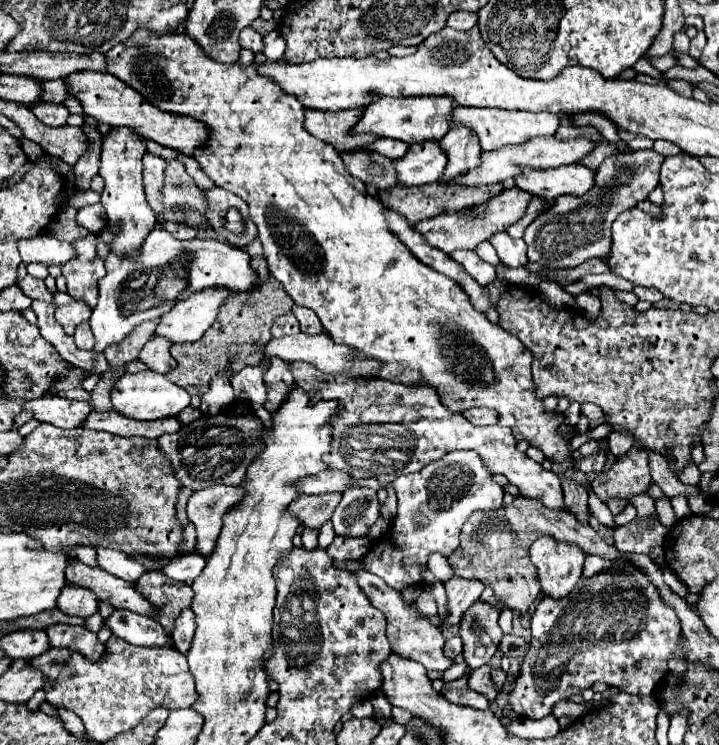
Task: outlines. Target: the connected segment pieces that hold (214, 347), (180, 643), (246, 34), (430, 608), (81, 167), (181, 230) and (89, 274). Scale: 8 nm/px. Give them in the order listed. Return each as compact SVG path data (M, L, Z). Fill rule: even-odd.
M274 279L266 281L262 289L254 293L254 297L242 297L242 293L240 295L232 293L222 303L216 321L202 335L202 339L188 345L170 347L170 353L178 361L178 367L170 371L166 377L190 393L190 391L202 391L204 387L198 389L198 383L206 379L214 379L218 373L222 373L222 369L226 369L226 361L230 361L232 355L236 357L236 361L234 361L234 369L230 369L230 377L234 377L246 365L262 365L266 357L262 357L260 353L254 353L254 345L250 345L250 341L268 341L274 319L290 313L292 307L294 307L294 301L290 301L290 295Z
M186 609L182 611L182 617L178 617L176 621L176 627L174 627L174 647L180 651L180 653L188 653L190 645L192 645L192 637L194 637L194 613L192 609Z
M252 27L242 29L242 33L240 33L240 45L242 45L244 49L254 51L254 53L262 53L262 49L264 49L262 35L260 35L260 33L256 33Z
M422 593L414 605L418 607L420 613L424 613L428 617L432 617L432 615L438 613L438 605L436 605L436 601L434 601L434 597L430 593Z
M86 127L84 129L90 133L90 153L86 153L78 165L72 167L72 175L76 177L76 187L80 191L88 191L90 189L90 181L92 177L98 173L98 157L100 157L100 141L102 141L102 135L94 129L94 127Z
M162 223L162 227L178 239L194 239L198 235L196 227L190 227L190 225L184 225L184 223Z
M86 235L72 243L74 259L62 265L62 275L66 277L68 289L66 293L84 301L90 309L96 305L98 297L98 281L106 275L104 261L96 253L96 235Z

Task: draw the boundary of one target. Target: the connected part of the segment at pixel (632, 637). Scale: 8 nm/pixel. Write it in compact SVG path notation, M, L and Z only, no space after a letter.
M588 555L578 585L560 599L542 597L530 621L532 641L530 649L514 679L514 691L510 691L510 709L526 719L542 719L552 713L558 701L590 689L602 681L610 687L630 695L652 695L658 683L668 673L668 655L678 641L680 621L674 609L666 605L658 593L658 587L630 561L608 561L596 555Z

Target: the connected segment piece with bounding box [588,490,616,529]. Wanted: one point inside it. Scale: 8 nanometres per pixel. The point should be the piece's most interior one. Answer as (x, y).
(599, 509)

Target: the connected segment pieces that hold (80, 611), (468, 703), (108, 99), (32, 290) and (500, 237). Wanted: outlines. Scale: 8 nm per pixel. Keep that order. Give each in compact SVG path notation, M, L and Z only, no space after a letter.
M64 585L62 593L58 595L56 601L58 609L66 615L80 615L80 617L90 617L92 613L98 611L98 599L94 591L82 589L80 585Z
M464 687L464 689L448 689L444 693L444 697L450 703L456 705L464 705L464 707L474 707L474 709L486 709L486 697L482 697L480 693L474 693L472 689Z
M78 71L64 77L66 89L72 97L76 97L84 109L86 115L96 117L98 121L112 125L112 127L130 127L136 133L142 133L142 137L152 139L164 147L176 149L184 155L194 153L198 145L206 139L206 129L198 125L198 121L190 121L188 117L174 117L172 113L162 113L160 109L154 109L138 91L134 91L130 85L118 81L110 73L98 73L98 71Z
M26 275L22 281L18 281L18 287L30 297L30 299L40 299L40 301L46 301L46 303L52 303L54 301L54 295L46 289L44 281L42 279L36 279L32 275Z
M502 231L502 233L496 233L490 239L490 243L498 251L498 257L506 267L514 269L514 267L522 267L528 263L524 239L512 239L506 231Z

